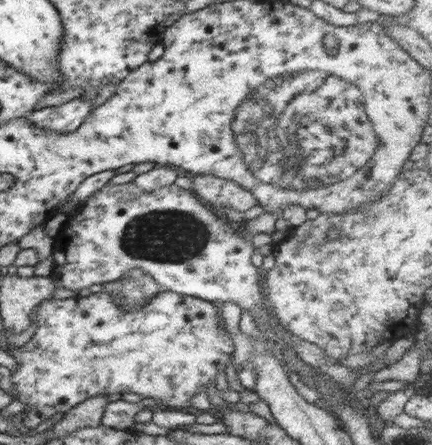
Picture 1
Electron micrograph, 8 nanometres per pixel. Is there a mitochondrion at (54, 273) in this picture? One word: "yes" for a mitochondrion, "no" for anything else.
no

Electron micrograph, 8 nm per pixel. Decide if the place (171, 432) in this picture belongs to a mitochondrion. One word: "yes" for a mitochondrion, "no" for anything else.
no

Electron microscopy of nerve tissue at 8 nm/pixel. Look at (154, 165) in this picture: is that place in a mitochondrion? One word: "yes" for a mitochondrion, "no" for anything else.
no

